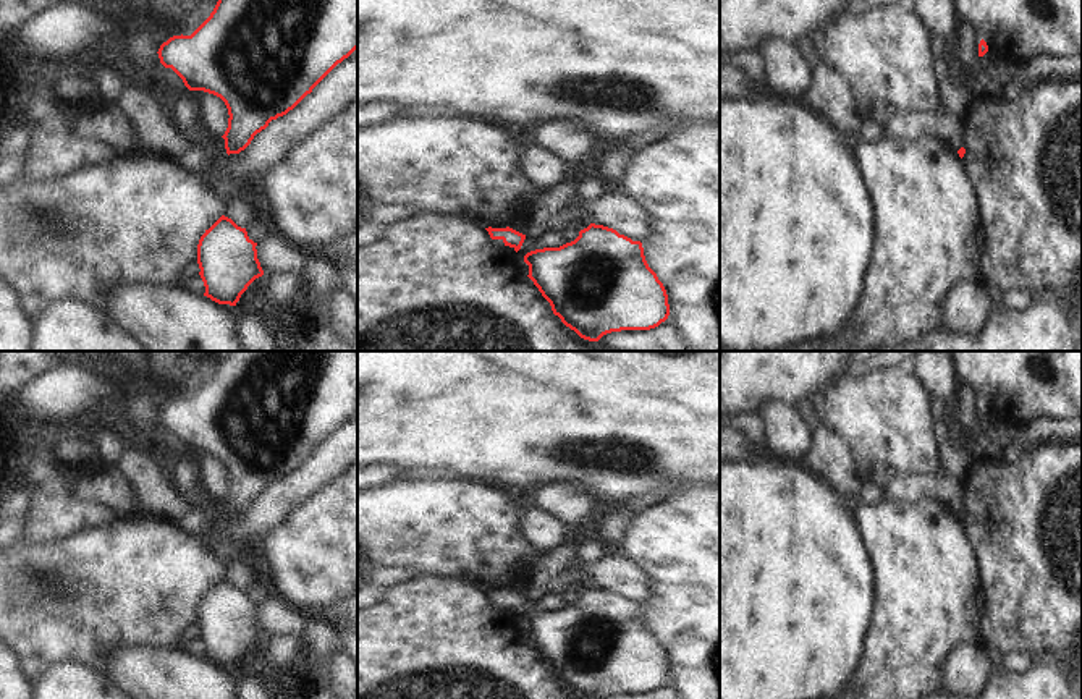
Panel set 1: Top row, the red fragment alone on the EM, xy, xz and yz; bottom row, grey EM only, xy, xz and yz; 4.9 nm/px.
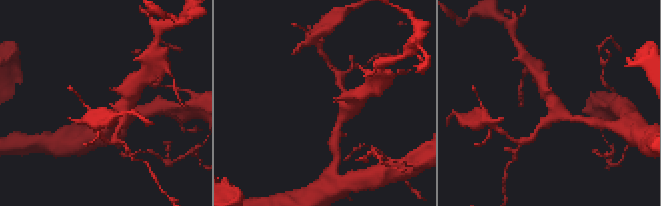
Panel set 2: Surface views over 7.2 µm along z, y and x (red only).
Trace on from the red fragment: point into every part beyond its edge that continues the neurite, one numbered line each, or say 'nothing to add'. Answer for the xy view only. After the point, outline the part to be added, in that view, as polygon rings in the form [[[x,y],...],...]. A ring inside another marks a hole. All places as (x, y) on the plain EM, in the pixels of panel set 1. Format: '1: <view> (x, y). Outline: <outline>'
nothing to add.

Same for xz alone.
nothing to add.

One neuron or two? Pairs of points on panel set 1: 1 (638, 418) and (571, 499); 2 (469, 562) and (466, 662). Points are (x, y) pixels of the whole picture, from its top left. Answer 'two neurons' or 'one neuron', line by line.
1: two neurons
2: two neurons

